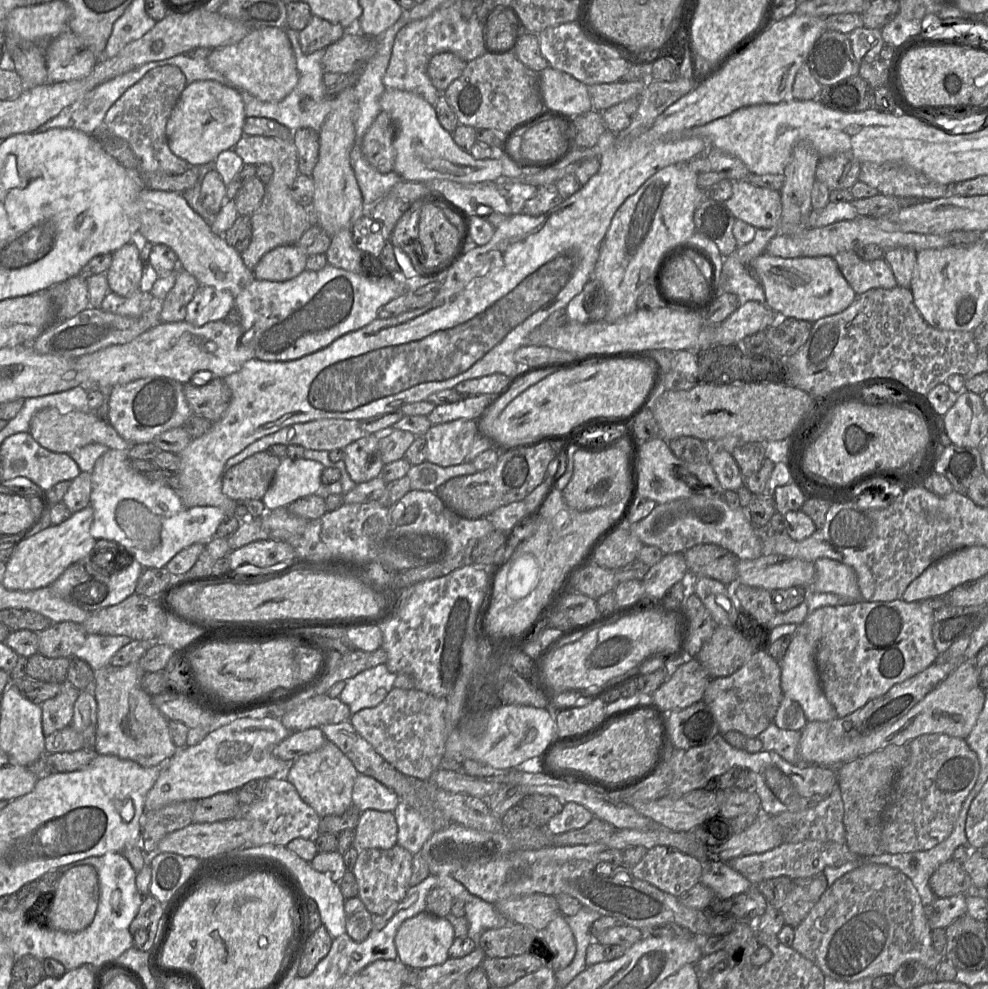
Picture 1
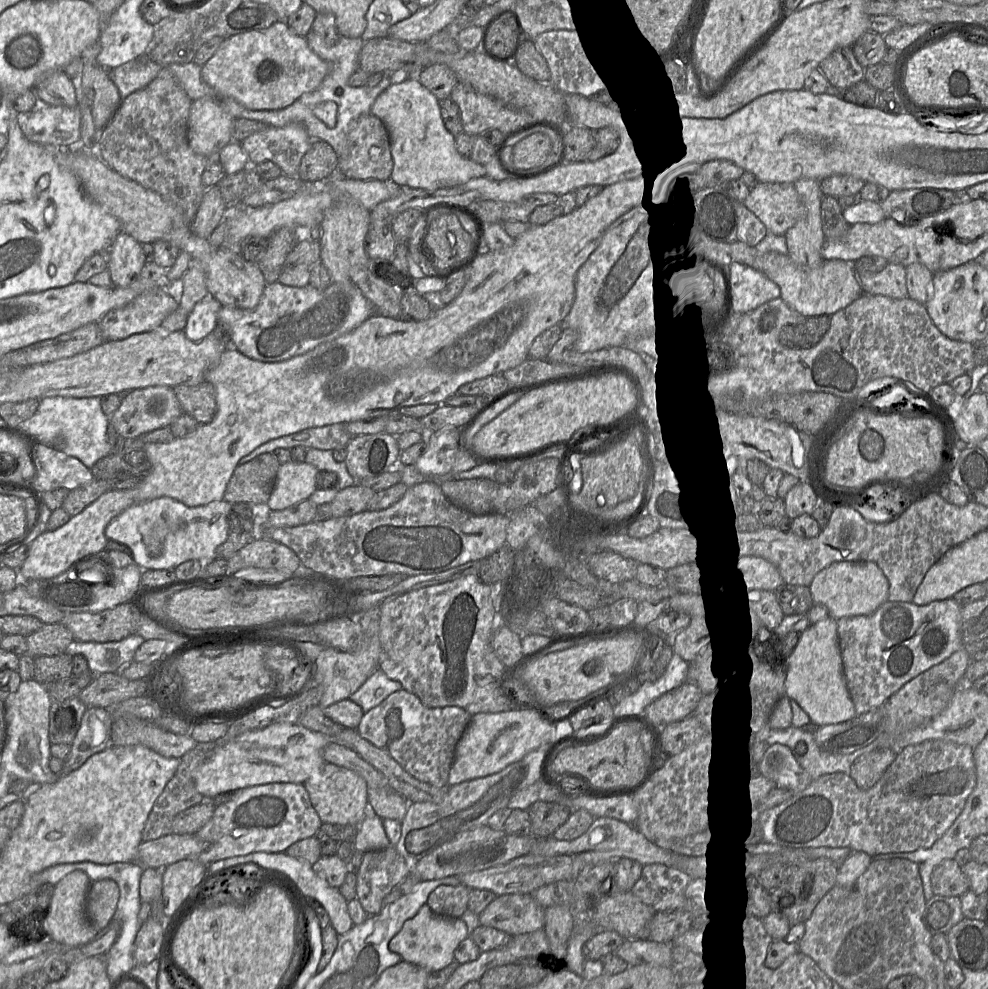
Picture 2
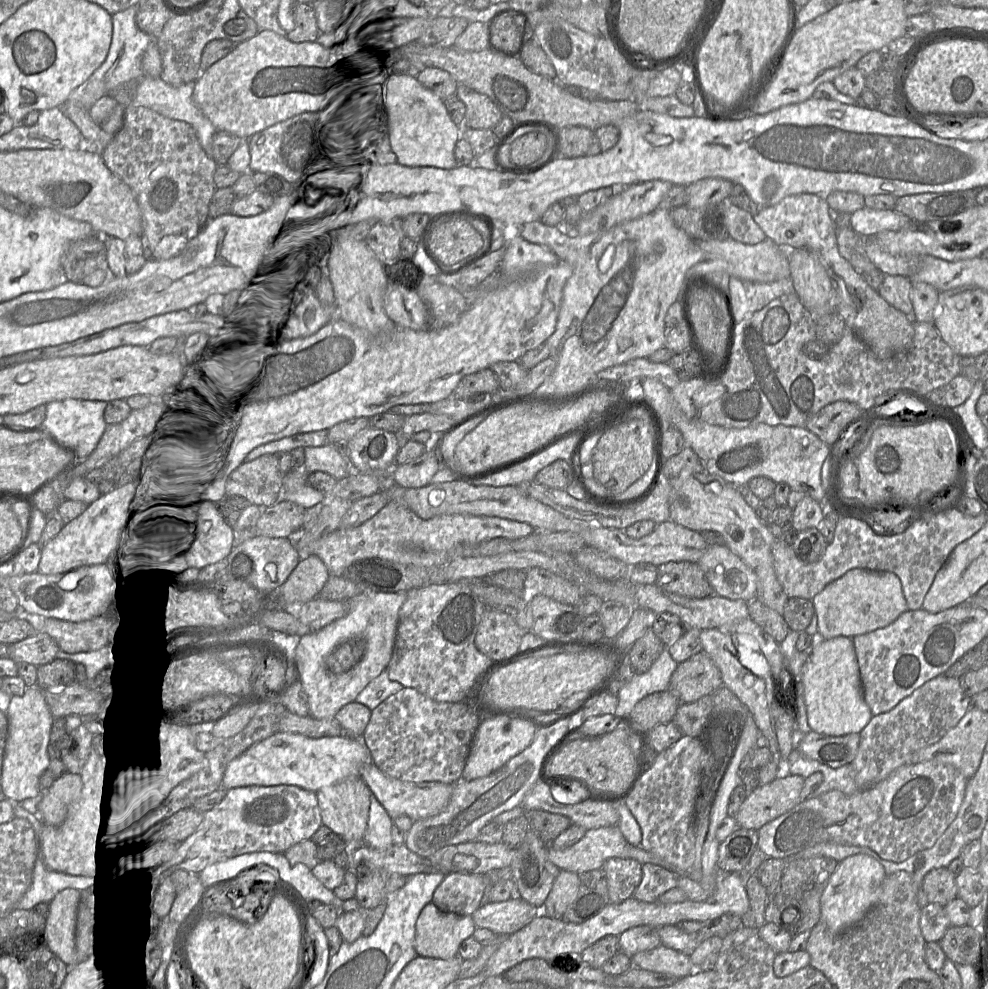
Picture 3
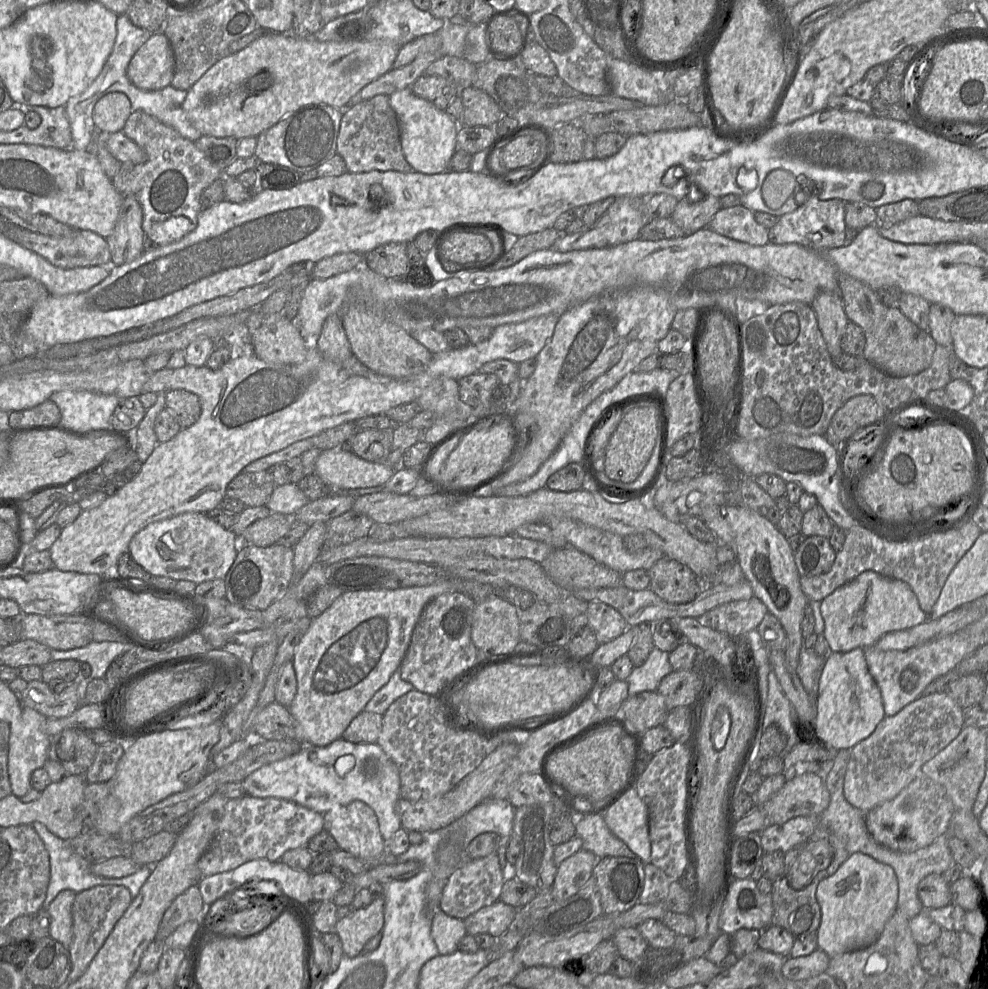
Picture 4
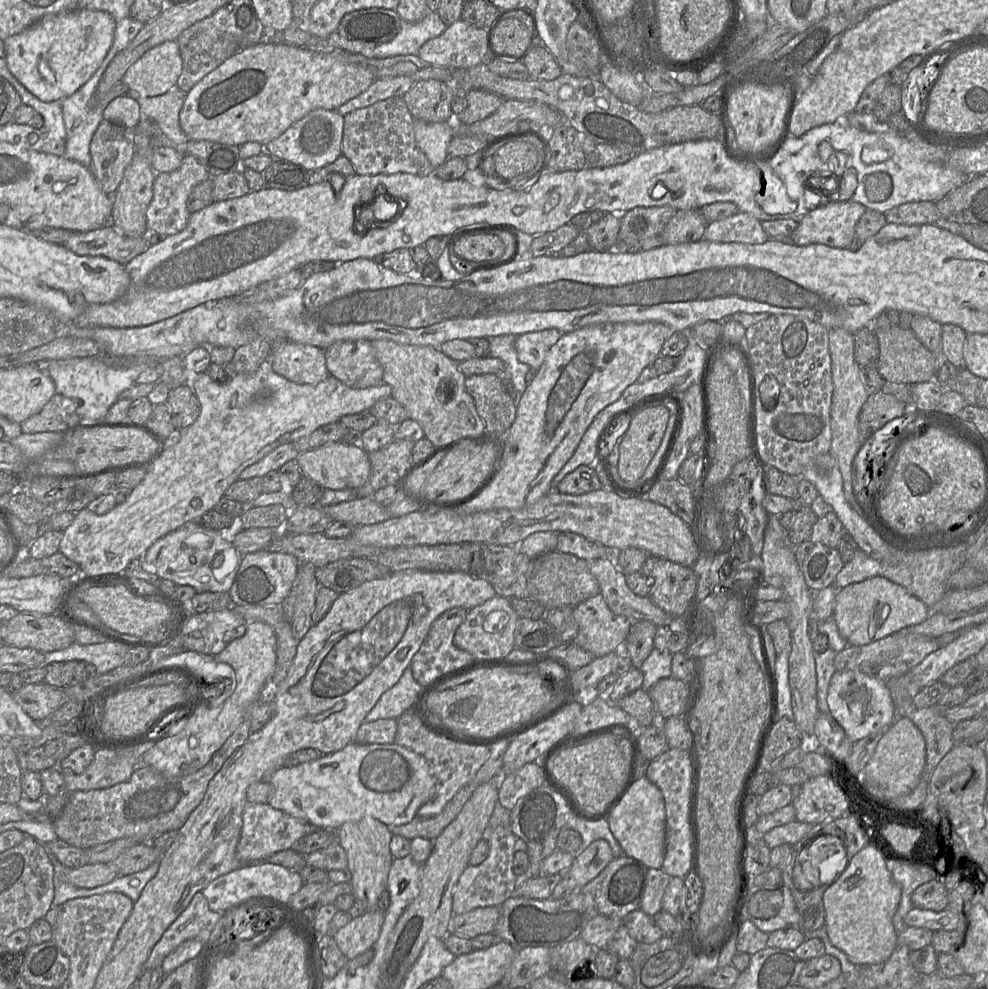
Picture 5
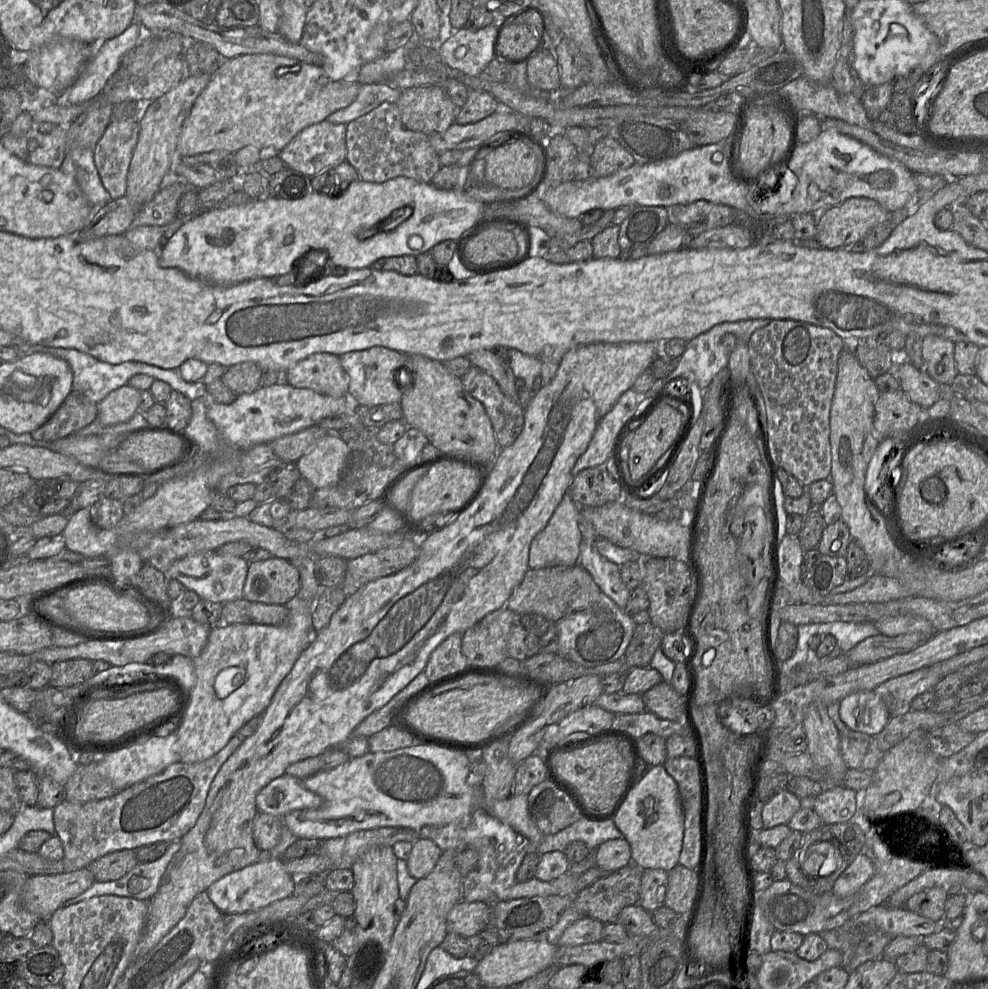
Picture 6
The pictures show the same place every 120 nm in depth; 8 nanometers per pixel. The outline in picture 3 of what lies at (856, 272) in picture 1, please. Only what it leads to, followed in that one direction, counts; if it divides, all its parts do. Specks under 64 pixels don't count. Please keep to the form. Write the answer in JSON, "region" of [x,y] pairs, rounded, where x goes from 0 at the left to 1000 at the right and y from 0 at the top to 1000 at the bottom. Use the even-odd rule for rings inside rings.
{"region":[[[896,278],[888,295],[902,309],[924,322],[925,312],[921,300],[922,290],[922,282],[917,279]]]}

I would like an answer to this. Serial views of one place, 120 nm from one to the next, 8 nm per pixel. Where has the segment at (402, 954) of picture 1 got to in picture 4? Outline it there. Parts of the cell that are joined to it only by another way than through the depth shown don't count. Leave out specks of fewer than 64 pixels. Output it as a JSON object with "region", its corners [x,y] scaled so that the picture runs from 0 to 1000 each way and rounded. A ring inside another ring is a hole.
{"region":[[[445,919],[436,928],[436,946],[444,966],[453,966],[463,961],[466,950],[473,945],[470,931],[451,925]]]}

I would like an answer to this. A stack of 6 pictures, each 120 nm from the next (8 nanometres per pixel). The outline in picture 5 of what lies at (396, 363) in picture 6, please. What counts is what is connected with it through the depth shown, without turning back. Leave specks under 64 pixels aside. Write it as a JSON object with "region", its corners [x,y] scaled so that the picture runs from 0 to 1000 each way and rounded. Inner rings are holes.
{"region":[[[343,345],[328,354],[334,379],[346,387],[362,393],[388,387],[388,371],[376,345]]]}

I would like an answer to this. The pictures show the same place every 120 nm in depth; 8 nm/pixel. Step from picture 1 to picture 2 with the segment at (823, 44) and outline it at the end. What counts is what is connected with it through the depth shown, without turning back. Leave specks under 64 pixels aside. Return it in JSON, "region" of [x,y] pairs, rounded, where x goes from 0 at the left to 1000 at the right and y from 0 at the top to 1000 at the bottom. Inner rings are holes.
{"region":[[[862,48],[846,50],[830,63],[828,70],[848,90],[855,90],[874,81],[876,69],[866,61]]]}

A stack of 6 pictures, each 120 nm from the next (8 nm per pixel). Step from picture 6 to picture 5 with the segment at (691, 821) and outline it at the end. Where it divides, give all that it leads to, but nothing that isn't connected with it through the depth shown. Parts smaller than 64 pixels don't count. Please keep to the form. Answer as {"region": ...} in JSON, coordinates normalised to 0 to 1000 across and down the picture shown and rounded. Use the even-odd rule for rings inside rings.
{"region":[[[676,756],[668,764],[659,769],[654,786],[668,798],[673,811],[674,847],[670,879],[678,887],[688,887],[692,889],[696,885],[698,877],[698,838],[696,826],[699,772],[695,758]]]}

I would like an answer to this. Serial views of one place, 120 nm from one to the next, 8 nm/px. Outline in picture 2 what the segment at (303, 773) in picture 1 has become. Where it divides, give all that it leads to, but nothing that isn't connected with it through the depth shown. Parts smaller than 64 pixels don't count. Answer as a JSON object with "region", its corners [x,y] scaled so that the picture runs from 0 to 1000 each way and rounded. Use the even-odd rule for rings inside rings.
{"region":[[[329,771],[307,794],[326,832],[363,834],[368,828],[372,813],[372,794],[360,781],[336,771]]]}

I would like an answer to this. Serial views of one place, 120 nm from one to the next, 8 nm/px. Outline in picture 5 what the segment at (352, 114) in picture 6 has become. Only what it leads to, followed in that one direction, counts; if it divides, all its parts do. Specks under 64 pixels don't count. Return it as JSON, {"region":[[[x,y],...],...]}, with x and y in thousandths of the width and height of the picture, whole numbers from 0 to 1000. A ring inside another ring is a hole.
{"region":[[[413,77],[381,80],[371,91],[345,106],[341,112],[349,117],[358,111],[372,108],[396,98],[408,98],[419,84],[420,82]]]}

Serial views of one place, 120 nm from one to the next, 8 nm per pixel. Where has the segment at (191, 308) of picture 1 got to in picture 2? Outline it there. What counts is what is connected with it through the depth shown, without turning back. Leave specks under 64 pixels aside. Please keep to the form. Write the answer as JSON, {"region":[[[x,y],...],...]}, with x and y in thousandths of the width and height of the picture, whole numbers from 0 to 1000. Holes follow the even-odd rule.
{"region":[[[214,298],[201,304],[190,317],[185,334],[188,341],[196,346],[203,345],[216,336],[221,326],[221,315],[225,307]]]}

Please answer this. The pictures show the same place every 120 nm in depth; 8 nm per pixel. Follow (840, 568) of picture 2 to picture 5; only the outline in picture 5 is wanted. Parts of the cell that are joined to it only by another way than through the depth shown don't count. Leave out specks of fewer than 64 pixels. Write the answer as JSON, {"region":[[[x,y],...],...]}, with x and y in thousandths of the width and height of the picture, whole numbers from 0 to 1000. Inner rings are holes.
{"region":[[[887,582],[850,596],[843,612],[843,627],[849,640],[862,653],[878,652],[911,637],[935,629],[942,616],[918,596],[895,583]]]}

